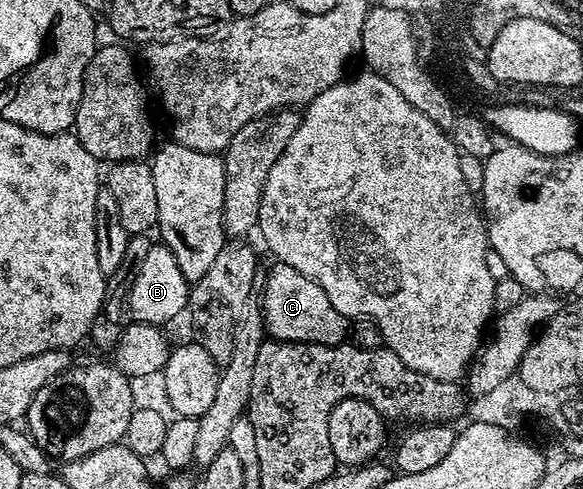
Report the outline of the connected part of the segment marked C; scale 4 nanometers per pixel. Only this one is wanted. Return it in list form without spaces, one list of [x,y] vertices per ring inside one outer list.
[[[276,263],[269,271],[266,271],[266,278],[262,288],[262,306],[264,309],[264,326],[267,334],[273,340],[291,343],[321,343],[322,345],[336,346],[349,338],[350,323],[344,318],[334,305],[330,305],[330,297],[310,277],[302,277],[298,269],[290,269],[290,265]]]

